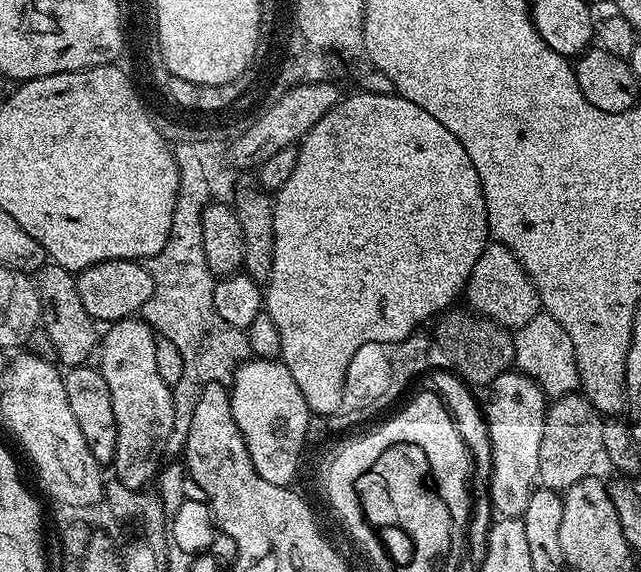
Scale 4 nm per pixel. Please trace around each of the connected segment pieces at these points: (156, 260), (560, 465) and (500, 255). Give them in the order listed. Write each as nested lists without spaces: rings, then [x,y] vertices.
[[[177,143],[174,151],[180,171],[176,209],[166,246],[146,262],[148,272],[154,278],[154,294],[142,309],[143,320],[163,339],[174,342],[182,353],[182,378],[172,385],[174,430],[170,430],[170,438],[164,447],[165,453],[172,458],[179,457],[184,451],[184,443],[190,434],[190,418],[194,418],[194,406],[198,406],[204,387],[231,381],[238,361],[248,352],[245,329],[222,322],[218,310],[214,310],[214,277],[206,262],[206,250],[202,250],[202,210],[210,202],[210,197],[204,173],[206,164],[204,160],[200,161],[201,149],[192,144]]]
[[[571,394],[553,399],[544,414],[539,483],[545,488],[563,493],[564,489],[574,486],[584,476],[589,475],[593,471],[592,463],[601,459],[604,450],[603,425],[601,413],[583,395]]]
[[[495,242],[485,244],[478,262],[474,262],[474,270],[466,285],[467,296],[467,307],[471,311],[509,330],[520,328],[541,311],[540,295],[536,293],[531,278],[525,274],[524,267],[516,261],[516,255],[509,248]]]

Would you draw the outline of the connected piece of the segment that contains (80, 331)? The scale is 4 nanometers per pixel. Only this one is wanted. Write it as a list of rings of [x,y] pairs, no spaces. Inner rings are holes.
[[[48,262],[35,273],[34,285],[40,299],[40,324],[44,326],[53,343],[55,359],[65,369],[87,365],[91,361],[88,359],[91,356],[93,359],[98,348],[98,324],[90,314],[86,314],[86,306],[82,306],[82,298],[78,298],[75,275],[62,266]]]

